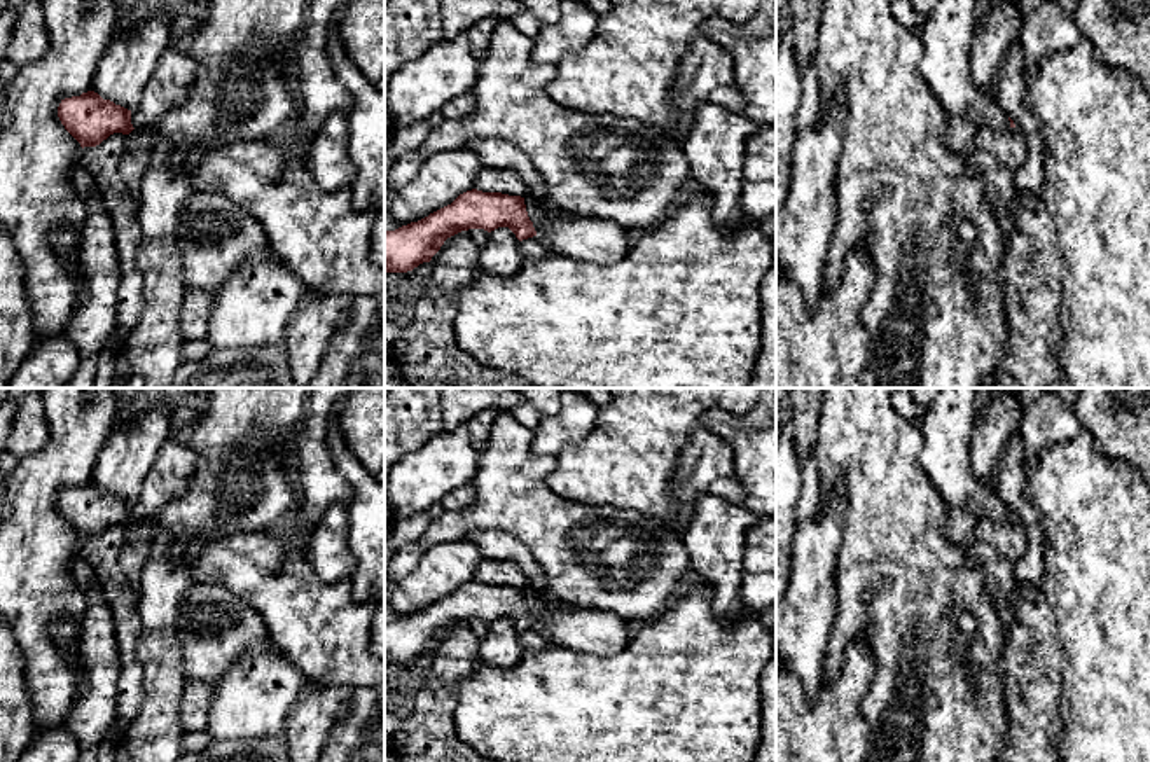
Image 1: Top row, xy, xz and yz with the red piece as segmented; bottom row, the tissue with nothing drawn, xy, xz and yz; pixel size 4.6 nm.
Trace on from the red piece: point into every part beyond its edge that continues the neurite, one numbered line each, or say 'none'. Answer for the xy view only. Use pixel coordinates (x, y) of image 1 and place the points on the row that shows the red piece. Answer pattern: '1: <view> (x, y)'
1: xy (145, 138)

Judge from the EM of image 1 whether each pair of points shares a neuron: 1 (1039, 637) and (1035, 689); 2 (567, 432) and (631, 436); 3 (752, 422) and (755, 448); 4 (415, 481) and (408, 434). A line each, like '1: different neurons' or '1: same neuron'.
1: same neuron
2: different neurons
3: different neurons
4: different neurons

